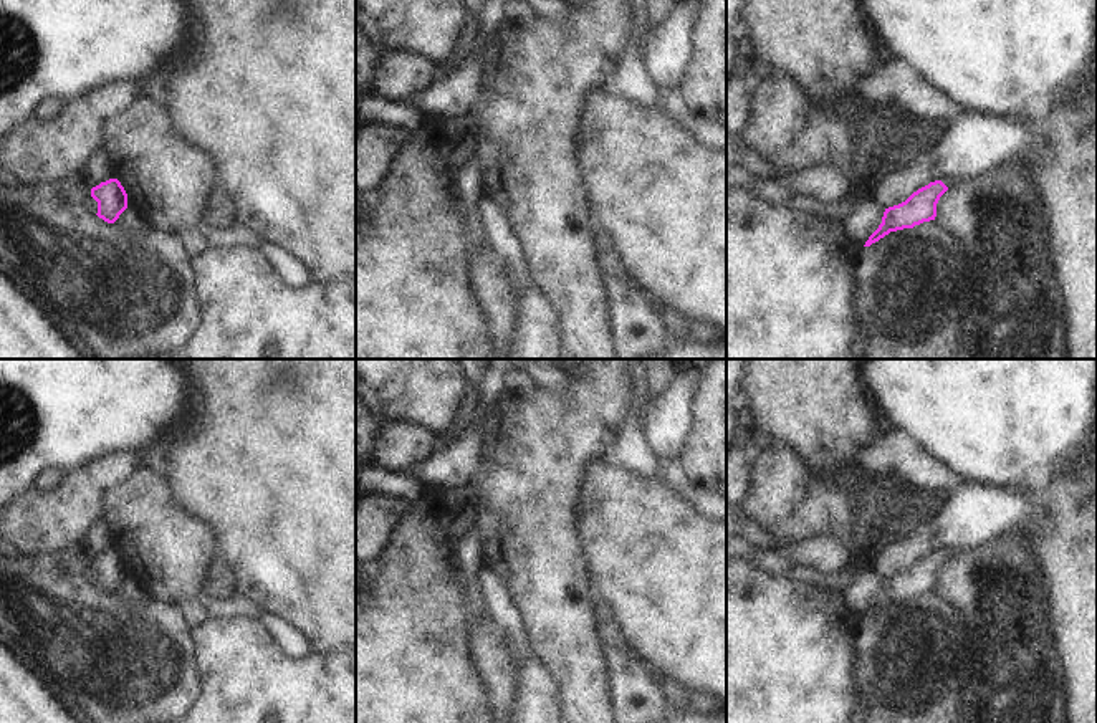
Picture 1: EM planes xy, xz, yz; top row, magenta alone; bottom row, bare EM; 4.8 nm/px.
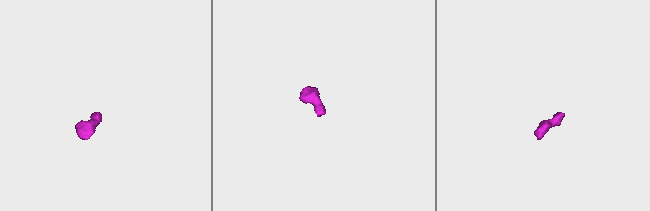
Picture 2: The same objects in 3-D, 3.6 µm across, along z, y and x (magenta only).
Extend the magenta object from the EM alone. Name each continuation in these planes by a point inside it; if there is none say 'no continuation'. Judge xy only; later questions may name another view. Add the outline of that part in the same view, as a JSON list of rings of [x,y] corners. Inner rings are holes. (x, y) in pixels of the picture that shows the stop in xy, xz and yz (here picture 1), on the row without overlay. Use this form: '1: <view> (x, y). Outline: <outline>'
no continuation.

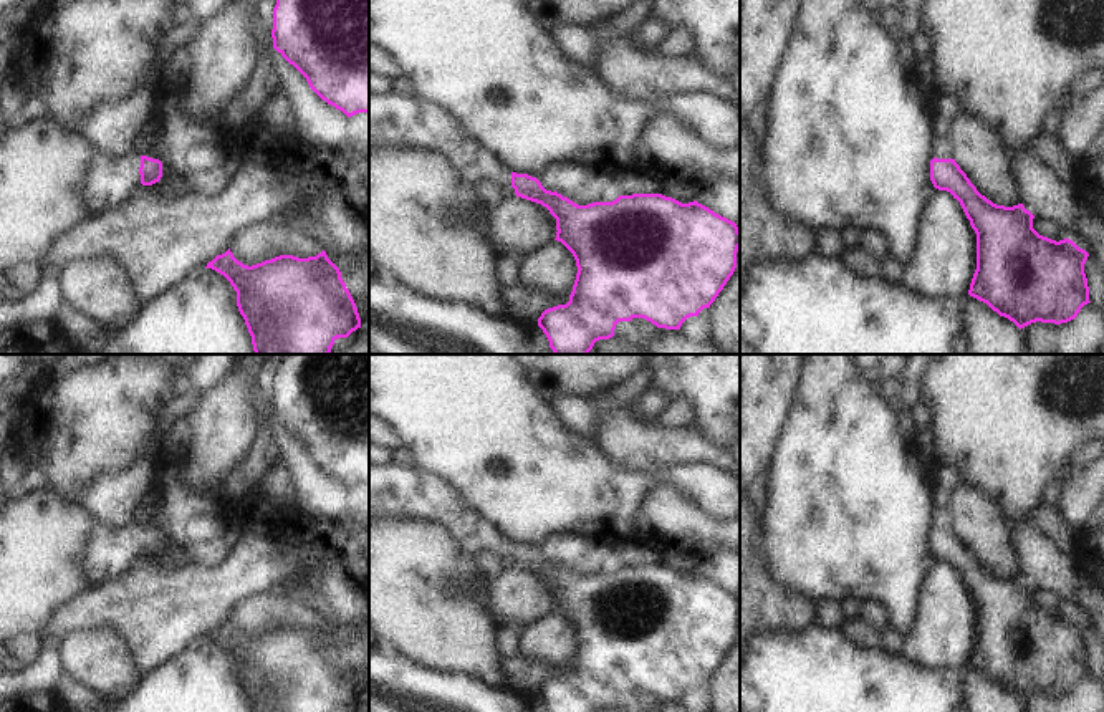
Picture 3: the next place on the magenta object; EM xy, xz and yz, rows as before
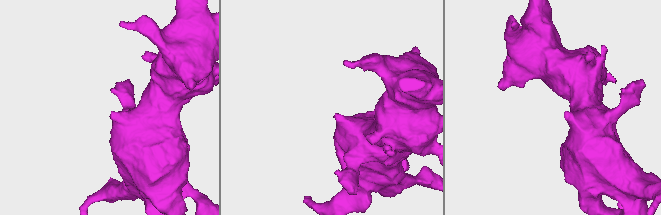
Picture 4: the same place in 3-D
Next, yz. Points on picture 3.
no continuation.

